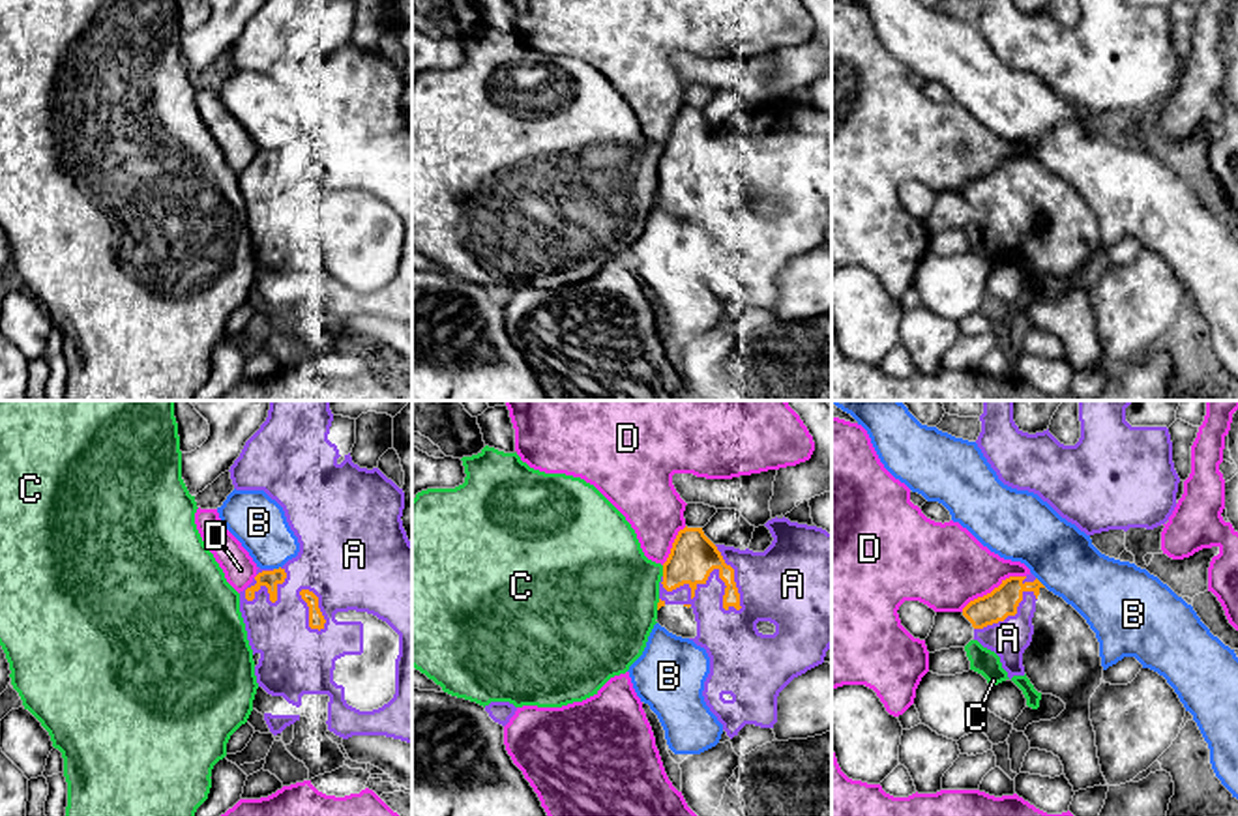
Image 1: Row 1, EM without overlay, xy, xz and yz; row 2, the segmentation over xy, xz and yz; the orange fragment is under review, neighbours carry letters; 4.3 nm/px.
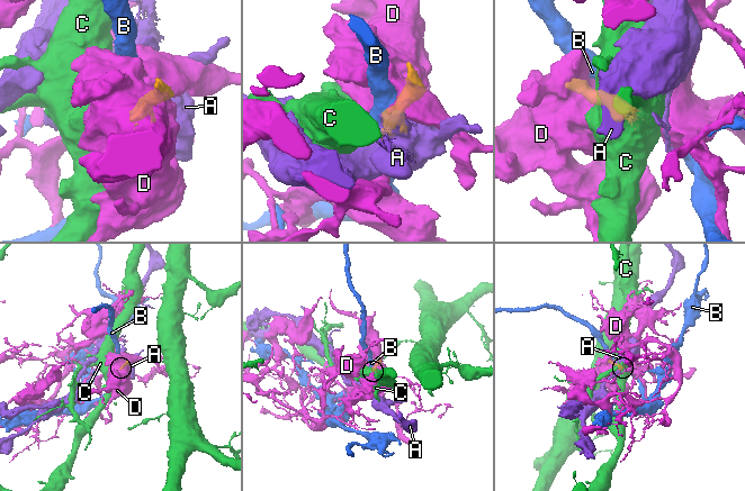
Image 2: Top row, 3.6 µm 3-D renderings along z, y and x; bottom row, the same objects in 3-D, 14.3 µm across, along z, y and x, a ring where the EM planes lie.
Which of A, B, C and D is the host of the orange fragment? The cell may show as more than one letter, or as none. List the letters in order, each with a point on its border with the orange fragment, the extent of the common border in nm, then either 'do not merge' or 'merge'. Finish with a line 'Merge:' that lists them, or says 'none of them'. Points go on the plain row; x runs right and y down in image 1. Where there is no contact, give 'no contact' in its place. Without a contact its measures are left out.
A: contact xz (716, 148); length 380 nm; do not merge
B: contact yz (1040, 163); length 60 nm; do not merge
C: contact xz (663, 152); length 50 nm; do not merge
D: contact yz (995, 169); length 320 nm; do not merge
Merge: none of them

